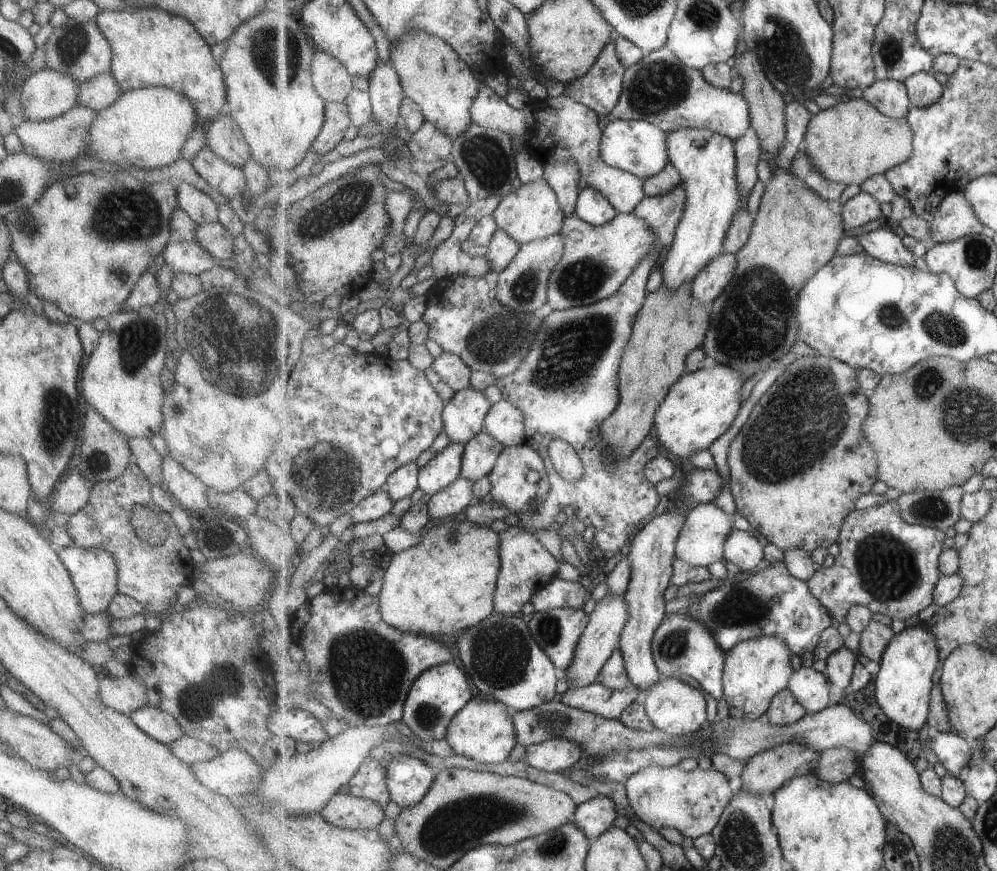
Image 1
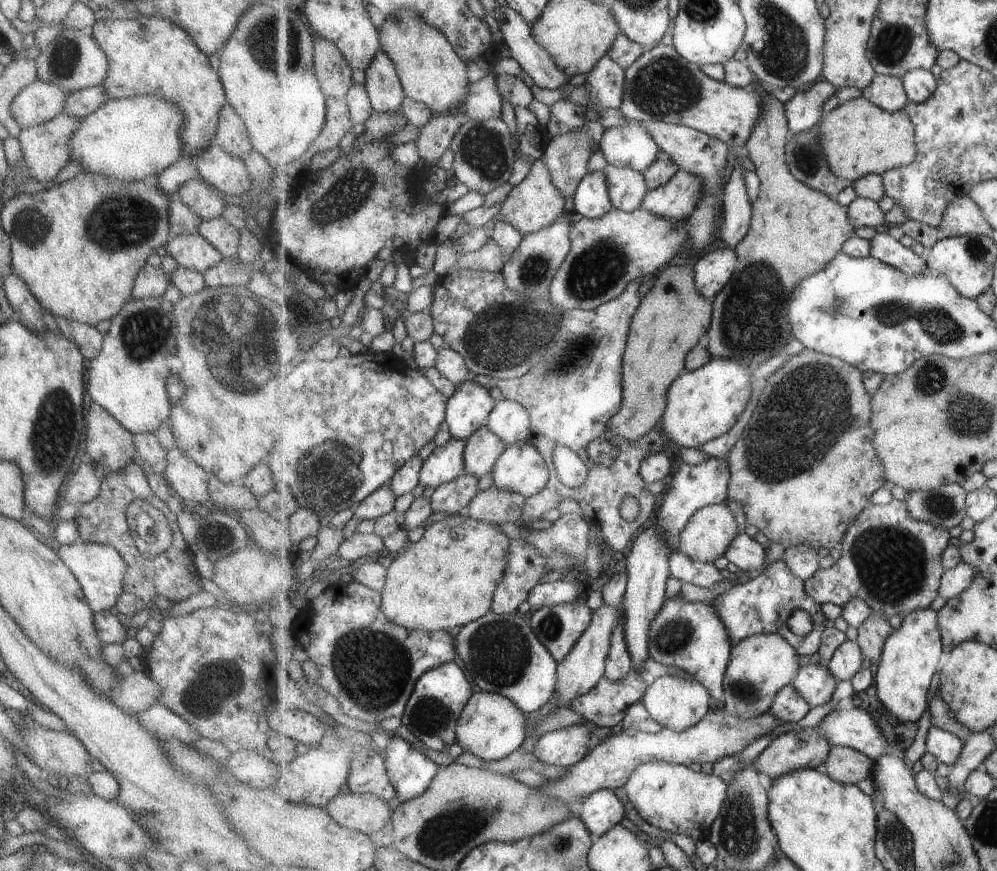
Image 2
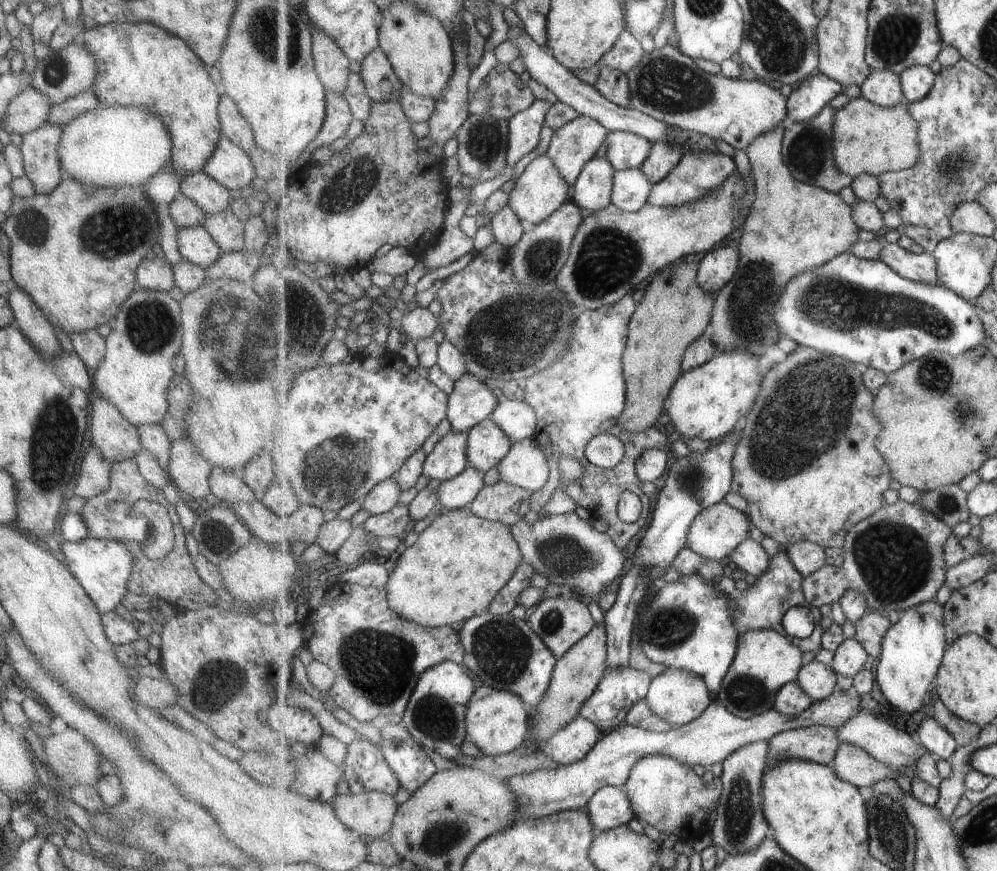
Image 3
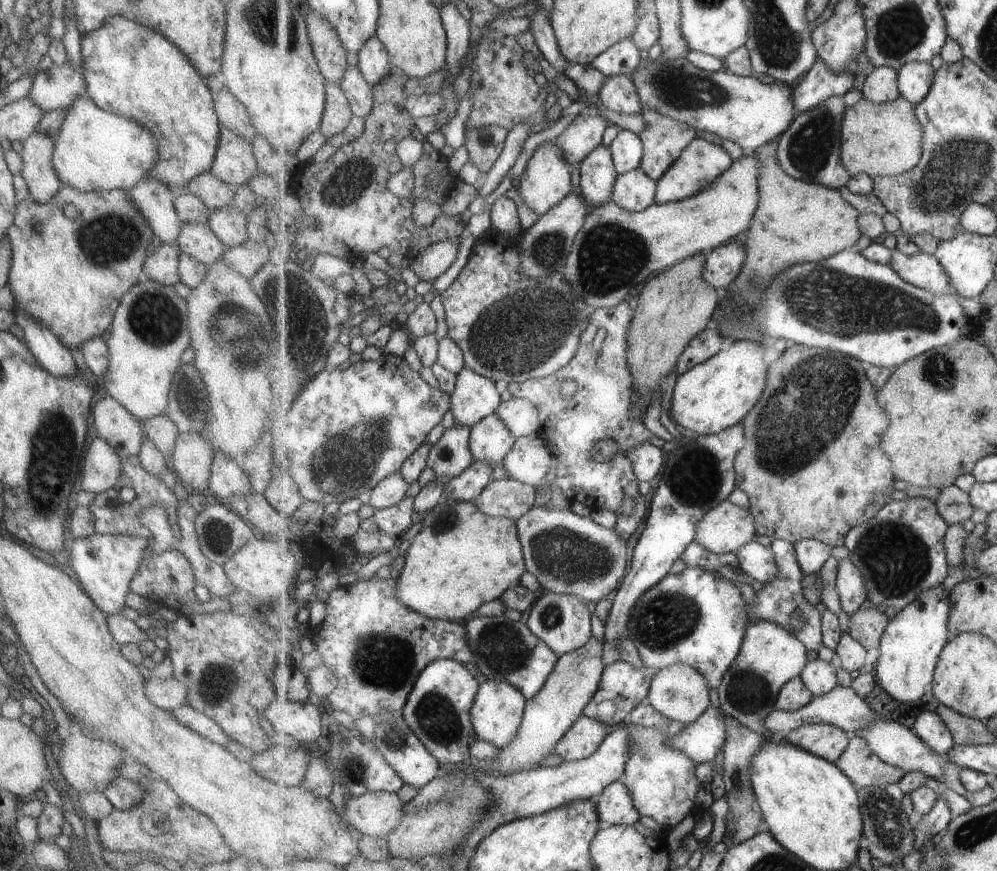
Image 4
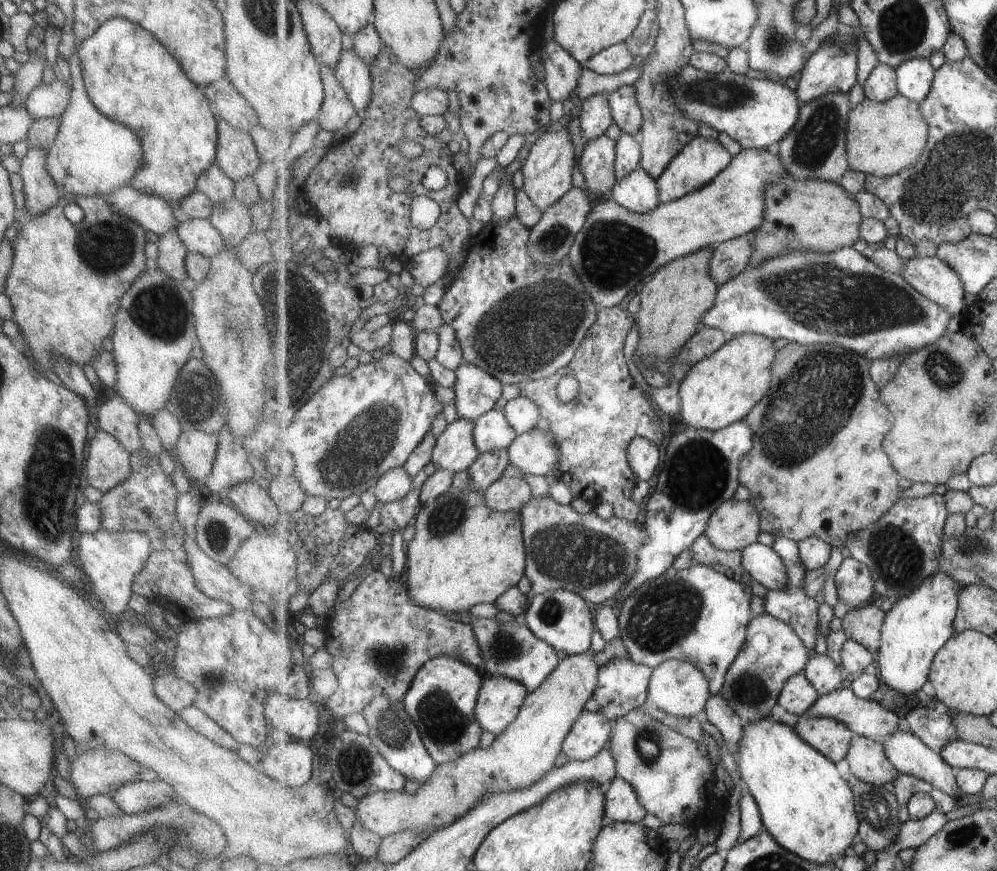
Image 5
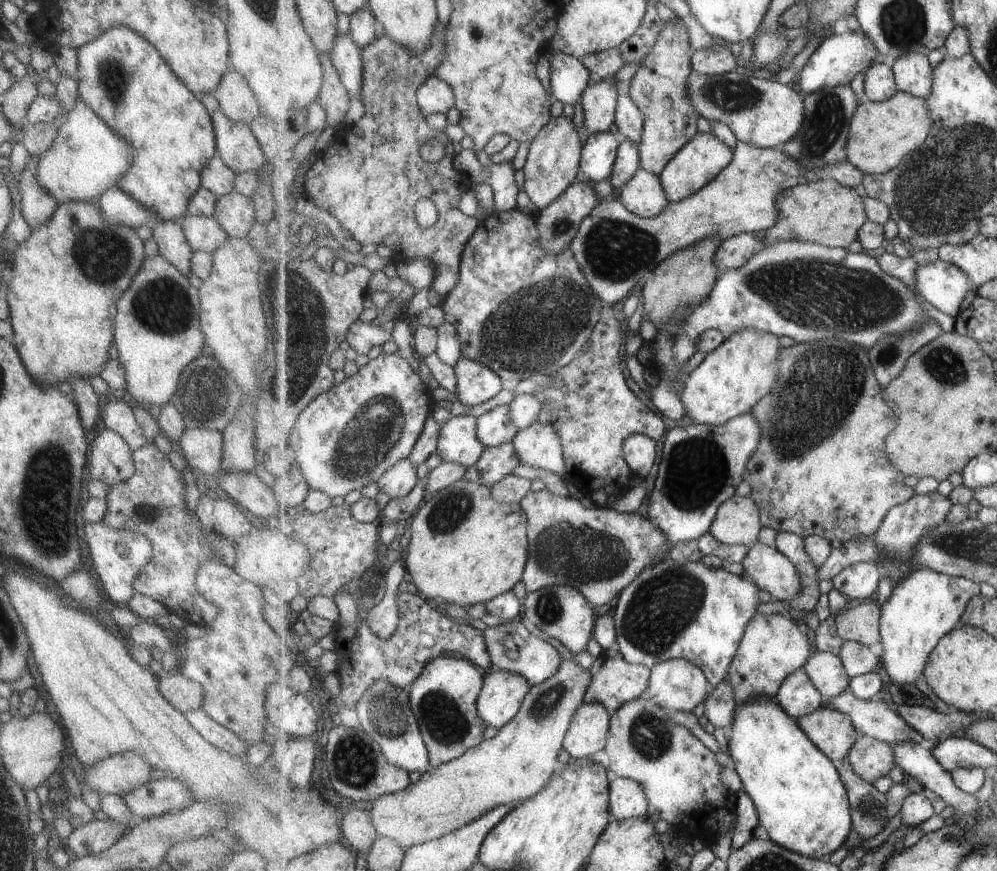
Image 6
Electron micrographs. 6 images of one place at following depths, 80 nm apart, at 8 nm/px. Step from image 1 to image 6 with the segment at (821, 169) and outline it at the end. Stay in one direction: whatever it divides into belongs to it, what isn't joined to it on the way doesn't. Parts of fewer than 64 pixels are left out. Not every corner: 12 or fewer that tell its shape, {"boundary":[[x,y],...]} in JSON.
{"boundary":[[903,91],[865,101],[848,159],[885,174],[934,128],[926,98]]}

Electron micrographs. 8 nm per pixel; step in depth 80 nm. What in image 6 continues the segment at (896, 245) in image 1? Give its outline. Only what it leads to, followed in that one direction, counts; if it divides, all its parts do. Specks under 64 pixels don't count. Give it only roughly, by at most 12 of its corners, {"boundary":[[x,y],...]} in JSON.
{"boundary":[[939,258],[917,267],[917,288],[935,308],[957,318],[978,286]]}

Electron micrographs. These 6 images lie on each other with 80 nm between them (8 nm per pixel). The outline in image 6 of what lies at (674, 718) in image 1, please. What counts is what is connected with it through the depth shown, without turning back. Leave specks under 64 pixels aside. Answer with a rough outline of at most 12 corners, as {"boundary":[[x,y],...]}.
{"boundary":[[687,659],[654,666],[648,695],[669,711],[700,711],[711,693]]}

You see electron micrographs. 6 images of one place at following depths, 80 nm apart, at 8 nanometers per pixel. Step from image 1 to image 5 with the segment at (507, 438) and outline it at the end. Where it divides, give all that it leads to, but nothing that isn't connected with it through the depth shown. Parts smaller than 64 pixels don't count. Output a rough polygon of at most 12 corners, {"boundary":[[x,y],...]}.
{"boundary":[[523,396],[503,410],[518,435],[532,431],[540,406]]}

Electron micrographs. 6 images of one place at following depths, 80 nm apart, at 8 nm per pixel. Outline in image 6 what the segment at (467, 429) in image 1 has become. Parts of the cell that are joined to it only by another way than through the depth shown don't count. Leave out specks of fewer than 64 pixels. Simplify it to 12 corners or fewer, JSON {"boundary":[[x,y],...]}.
{"boundary":[[471,357],[453,368],[457,397],[483,404],[506,385],[497,371]]}

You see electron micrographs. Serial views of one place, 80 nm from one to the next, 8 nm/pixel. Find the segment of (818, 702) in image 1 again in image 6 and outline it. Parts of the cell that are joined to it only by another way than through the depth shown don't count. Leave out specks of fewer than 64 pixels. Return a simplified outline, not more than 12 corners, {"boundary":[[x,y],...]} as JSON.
{"boundary":[[816,651],[804,669],[825,700],[851,676],[838,654]]}

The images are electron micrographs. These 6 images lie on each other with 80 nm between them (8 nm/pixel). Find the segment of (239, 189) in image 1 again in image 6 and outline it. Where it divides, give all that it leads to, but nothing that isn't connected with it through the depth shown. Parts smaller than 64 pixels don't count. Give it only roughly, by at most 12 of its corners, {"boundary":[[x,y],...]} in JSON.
{"boundary":[[210,114],[214,154],[235,174],[265,156],[248,125]]}

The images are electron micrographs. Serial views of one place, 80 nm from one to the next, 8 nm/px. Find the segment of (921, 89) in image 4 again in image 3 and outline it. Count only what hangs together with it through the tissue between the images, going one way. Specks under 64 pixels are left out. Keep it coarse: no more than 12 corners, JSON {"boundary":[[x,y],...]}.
{"boundary":[[915,65],[901,74],[906,100],[923,100],[936,75],[929,65]]}

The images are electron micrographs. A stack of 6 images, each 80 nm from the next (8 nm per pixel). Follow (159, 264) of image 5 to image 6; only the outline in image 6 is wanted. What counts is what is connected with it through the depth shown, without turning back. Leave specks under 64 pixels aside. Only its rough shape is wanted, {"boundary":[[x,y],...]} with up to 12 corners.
{"boundary":[[179,221],[150,229],[158,254],[187,276],[193,250]]}

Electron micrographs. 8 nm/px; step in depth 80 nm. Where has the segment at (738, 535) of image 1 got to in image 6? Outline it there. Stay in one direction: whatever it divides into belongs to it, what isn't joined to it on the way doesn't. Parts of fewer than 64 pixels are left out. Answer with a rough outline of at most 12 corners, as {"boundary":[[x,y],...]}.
{"boundary":[[759,541],[742,560],[745,574],[773,600],[804,592],[802,574],[779,549]]}

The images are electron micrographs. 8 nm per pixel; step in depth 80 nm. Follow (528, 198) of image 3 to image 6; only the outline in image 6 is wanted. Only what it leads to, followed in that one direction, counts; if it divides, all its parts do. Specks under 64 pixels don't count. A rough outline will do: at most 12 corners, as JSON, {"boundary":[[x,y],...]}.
{"boundary":[[571,117],[530,143],[524,190],[539,211],[574,185],[584,146]]}

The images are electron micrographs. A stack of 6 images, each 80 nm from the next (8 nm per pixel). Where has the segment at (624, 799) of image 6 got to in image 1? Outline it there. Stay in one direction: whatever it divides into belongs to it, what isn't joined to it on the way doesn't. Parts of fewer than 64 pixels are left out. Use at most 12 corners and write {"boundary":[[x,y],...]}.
{"boundary":[[597,795],[578,805],[574,823],[593,842],[613,827],[615,802]]}

